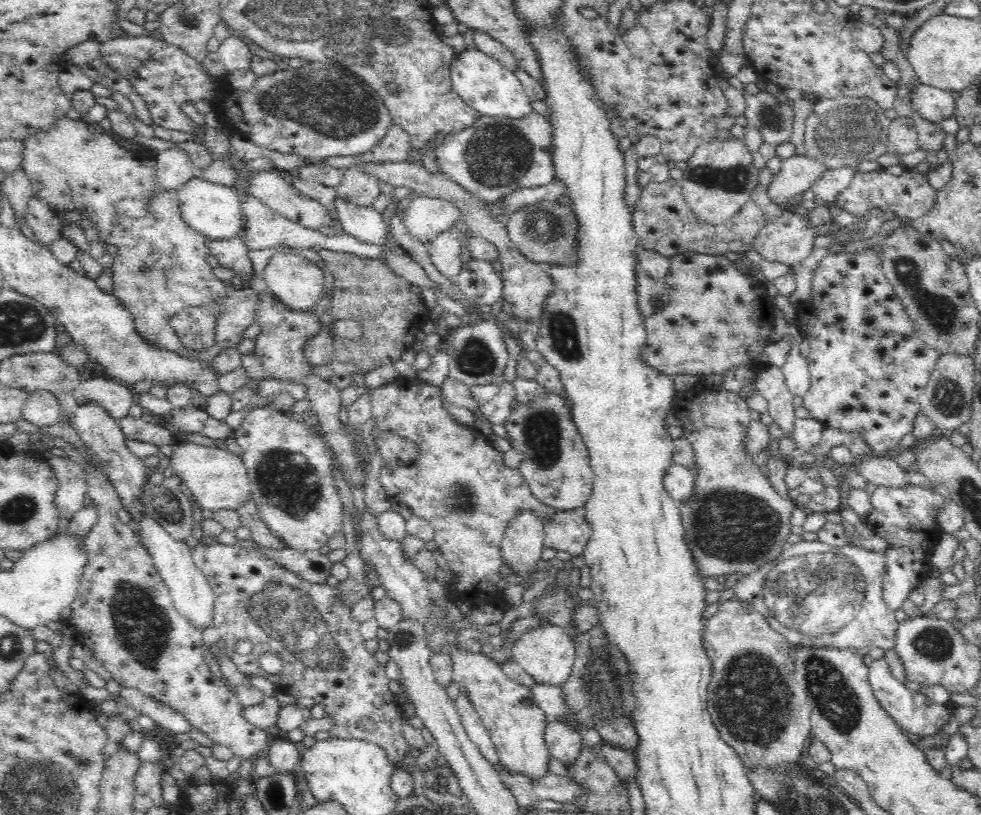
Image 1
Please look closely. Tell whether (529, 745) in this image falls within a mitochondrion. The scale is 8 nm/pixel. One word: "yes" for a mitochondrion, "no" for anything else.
no

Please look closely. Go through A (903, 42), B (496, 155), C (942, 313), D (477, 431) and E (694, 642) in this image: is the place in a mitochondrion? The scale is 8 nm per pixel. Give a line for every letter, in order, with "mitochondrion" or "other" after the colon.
A: other
B: mitochondrion
C: mitochondrion
D: other
E: other

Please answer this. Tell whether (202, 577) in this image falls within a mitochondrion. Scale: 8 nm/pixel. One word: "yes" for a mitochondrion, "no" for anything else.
no

